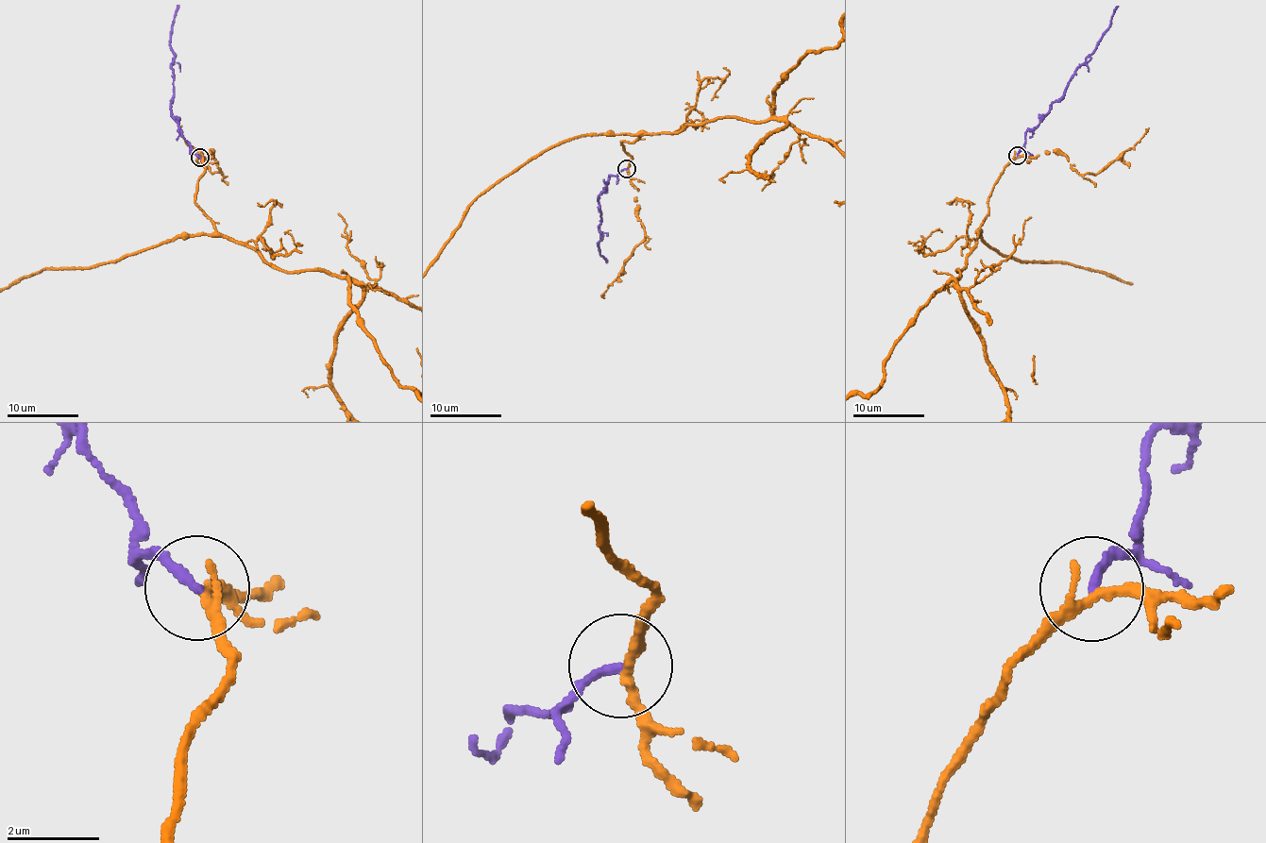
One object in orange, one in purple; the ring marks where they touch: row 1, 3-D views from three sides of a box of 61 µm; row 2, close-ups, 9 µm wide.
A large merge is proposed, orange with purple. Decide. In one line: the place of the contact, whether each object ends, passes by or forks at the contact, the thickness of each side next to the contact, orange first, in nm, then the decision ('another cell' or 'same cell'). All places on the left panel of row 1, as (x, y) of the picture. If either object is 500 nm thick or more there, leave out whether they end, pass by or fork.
at (199, 158); orange forks there; purple ends there; 170 nm thick on the orange side, 200 nm on the other; another cell

